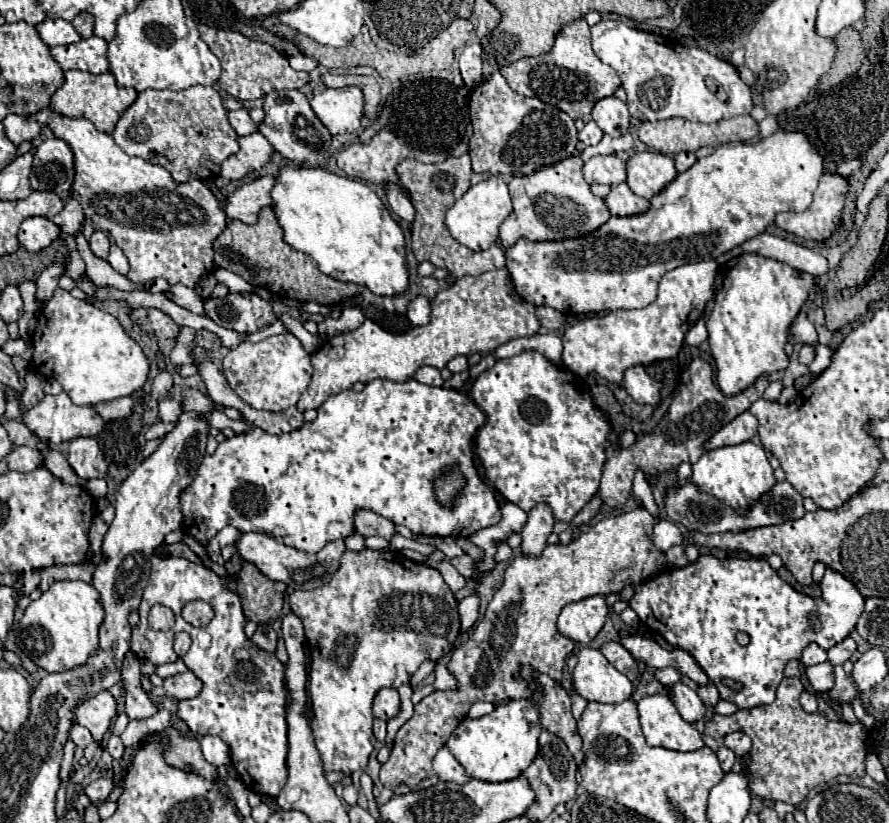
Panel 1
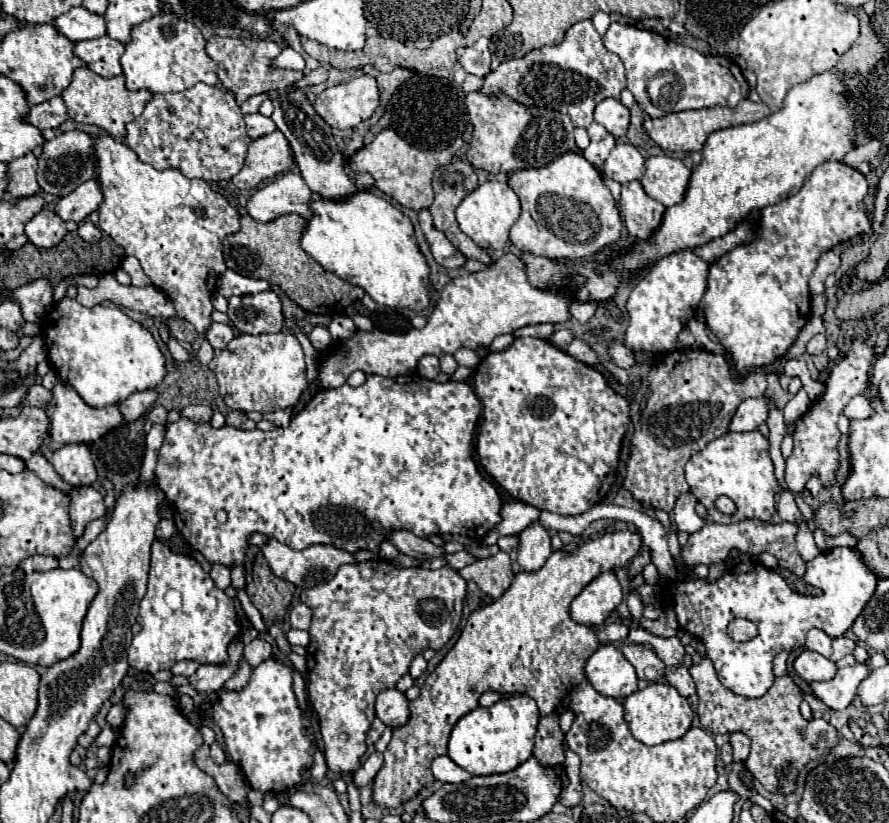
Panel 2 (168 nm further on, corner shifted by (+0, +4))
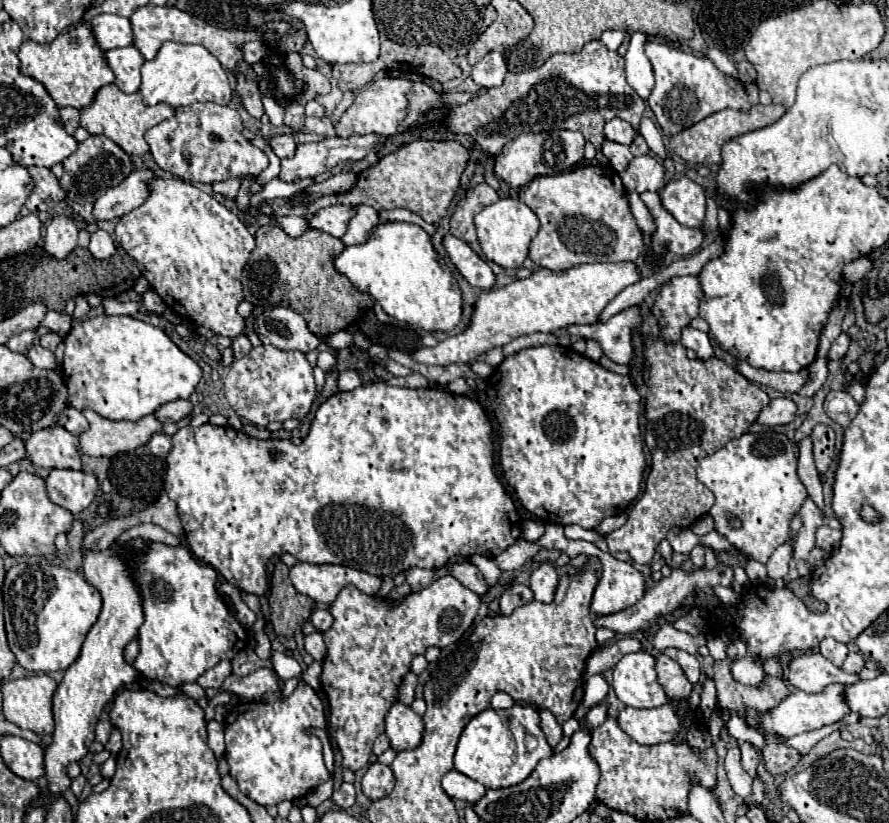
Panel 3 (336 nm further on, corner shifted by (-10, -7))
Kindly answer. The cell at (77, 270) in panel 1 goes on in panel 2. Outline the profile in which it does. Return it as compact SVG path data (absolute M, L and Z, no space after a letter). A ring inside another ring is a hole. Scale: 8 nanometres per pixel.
M43 208L37 216L27 222L25 234L29 242L33 242L37 248L53 248L63 240L67 228L65 222L53 210Z

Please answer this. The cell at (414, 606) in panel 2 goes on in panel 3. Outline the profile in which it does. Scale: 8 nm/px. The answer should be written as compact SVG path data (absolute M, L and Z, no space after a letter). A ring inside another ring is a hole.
M445 575L431 583L429 587L409 593L399 601L381 599L375 595L365 595L357 591L357 587L347 585L341 589L337 599L329 605L329 613L333 615L333 625L329 631L323 633L327 645L327 657L323 661L321 671L321 685L327 695L329 705L329 727L335 733L337 747L343 755L341 767L359 771L369 763L373 755L373 741L377 735L385 731L385 713L389 707L399 699L399 689L403 677L411 671L411 661L415 655L425 655L429 647L447 647L461 639L461 635L471 627L473 619L477 617L477 609L481 599L477 593L463 587L455 577Z

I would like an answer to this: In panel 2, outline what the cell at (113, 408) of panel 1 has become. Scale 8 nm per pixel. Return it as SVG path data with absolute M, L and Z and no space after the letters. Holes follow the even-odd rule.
M147 390L147 392L135 392L131 394L125 402L119 404L123 416L127 422L135 422L137 418L141 418L153 404L155 400L159 398L157 390Z

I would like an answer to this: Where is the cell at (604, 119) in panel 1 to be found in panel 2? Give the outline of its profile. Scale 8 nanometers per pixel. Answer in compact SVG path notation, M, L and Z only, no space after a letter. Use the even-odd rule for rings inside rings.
M603 100L595 108L595 122L607 128L615 138L623 138L629 128L629 110L619 100Z

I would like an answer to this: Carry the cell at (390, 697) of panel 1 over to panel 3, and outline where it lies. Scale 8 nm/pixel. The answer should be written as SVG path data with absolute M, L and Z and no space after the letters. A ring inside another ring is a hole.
M395 703L385 717L385 735L395 751L415 749L423 737L423 719L403 703Z

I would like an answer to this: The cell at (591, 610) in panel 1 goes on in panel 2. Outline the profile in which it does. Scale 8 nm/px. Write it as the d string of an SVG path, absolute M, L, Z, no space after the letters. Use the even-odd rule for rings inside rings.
M613 570L601 572L571 602L571 618L585 626L601 626L607 620L607 614L615 610L621 600L623 590L617 574Z

